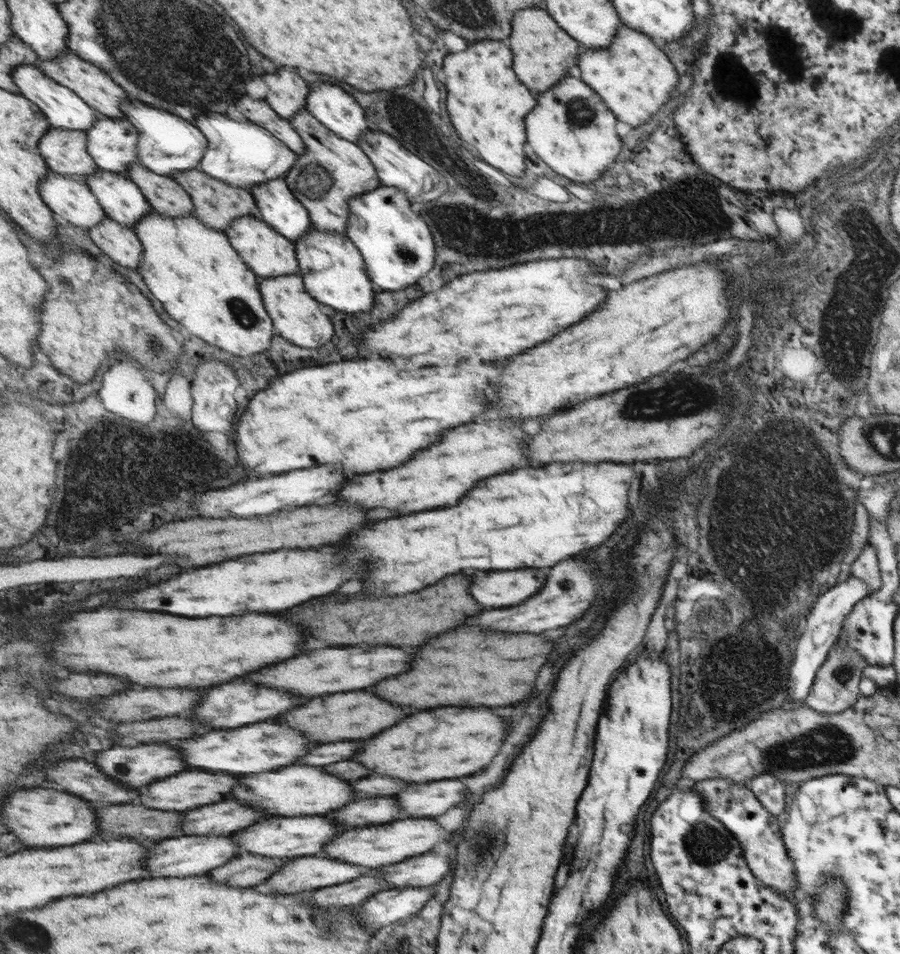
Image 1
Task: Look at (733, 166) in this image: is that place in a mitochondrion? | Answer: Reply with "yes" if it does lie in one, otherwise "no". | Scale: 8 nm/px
no

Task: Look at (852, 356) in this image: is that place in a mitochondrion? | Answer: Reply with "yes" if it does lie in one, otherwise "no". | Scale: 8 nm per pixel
yes

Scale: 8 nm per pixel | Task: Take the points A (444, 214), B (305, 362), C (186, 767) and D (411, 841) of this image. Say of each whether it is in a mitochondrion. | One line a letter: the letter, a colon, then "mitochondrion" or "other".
A: mitochondrion
B: other
C: other
D: other

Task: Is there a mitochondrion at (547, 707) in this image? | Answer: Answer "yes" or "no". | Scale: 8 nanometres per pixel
no

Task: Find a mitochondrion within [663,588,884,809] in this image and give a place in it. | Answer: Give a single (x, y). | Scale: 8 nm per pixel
(827, 744)

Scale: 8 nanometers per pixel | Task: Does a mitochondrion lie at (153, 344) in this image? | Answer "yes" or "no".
yes

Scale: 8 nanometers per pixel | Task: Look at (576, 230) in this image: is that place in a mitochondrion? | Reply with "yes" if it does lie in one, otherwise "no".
yes

